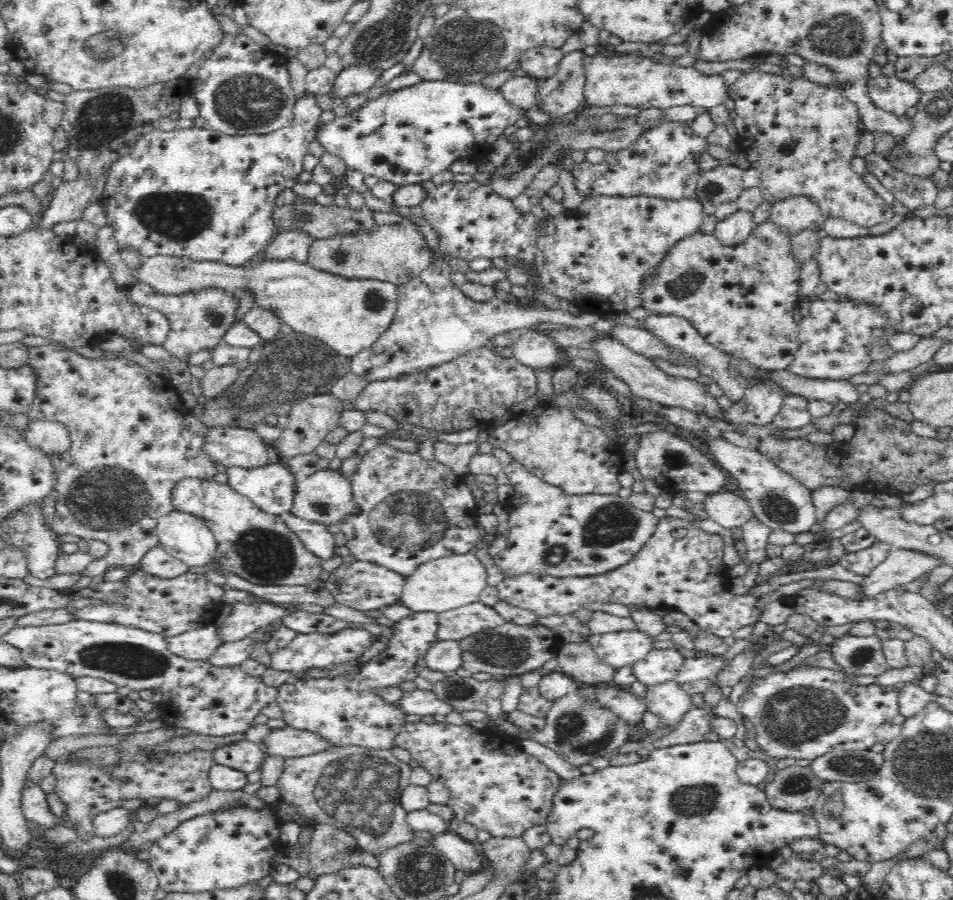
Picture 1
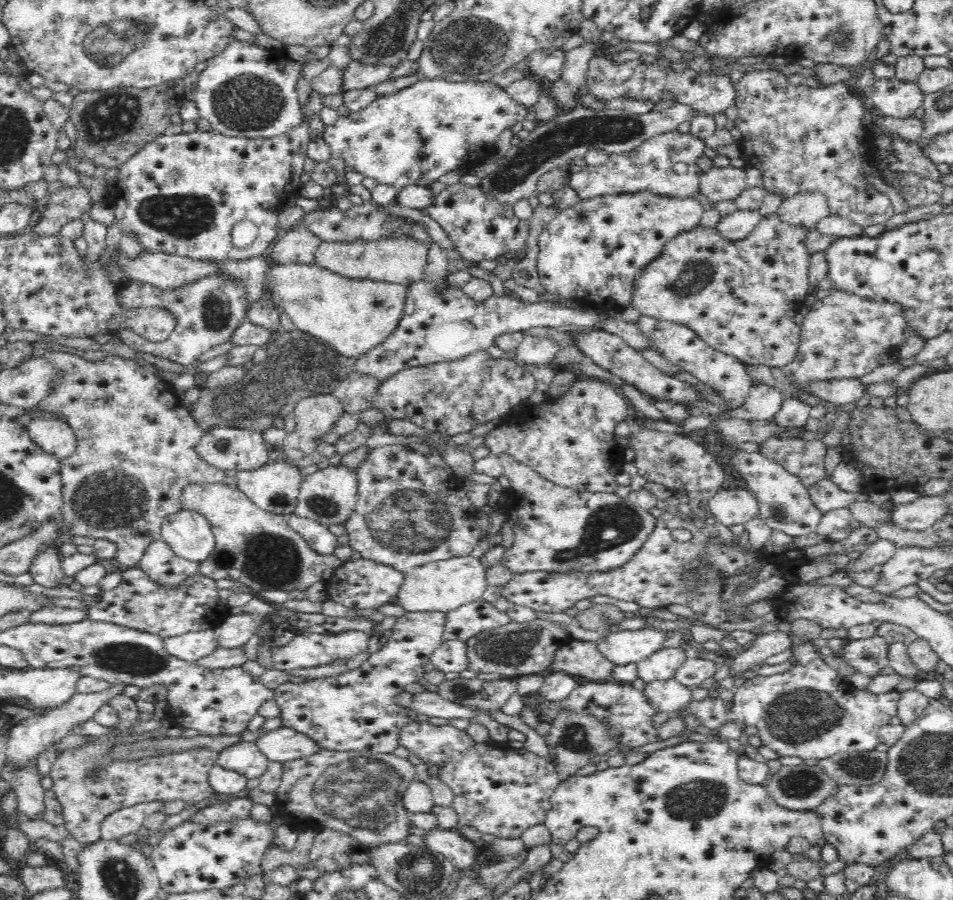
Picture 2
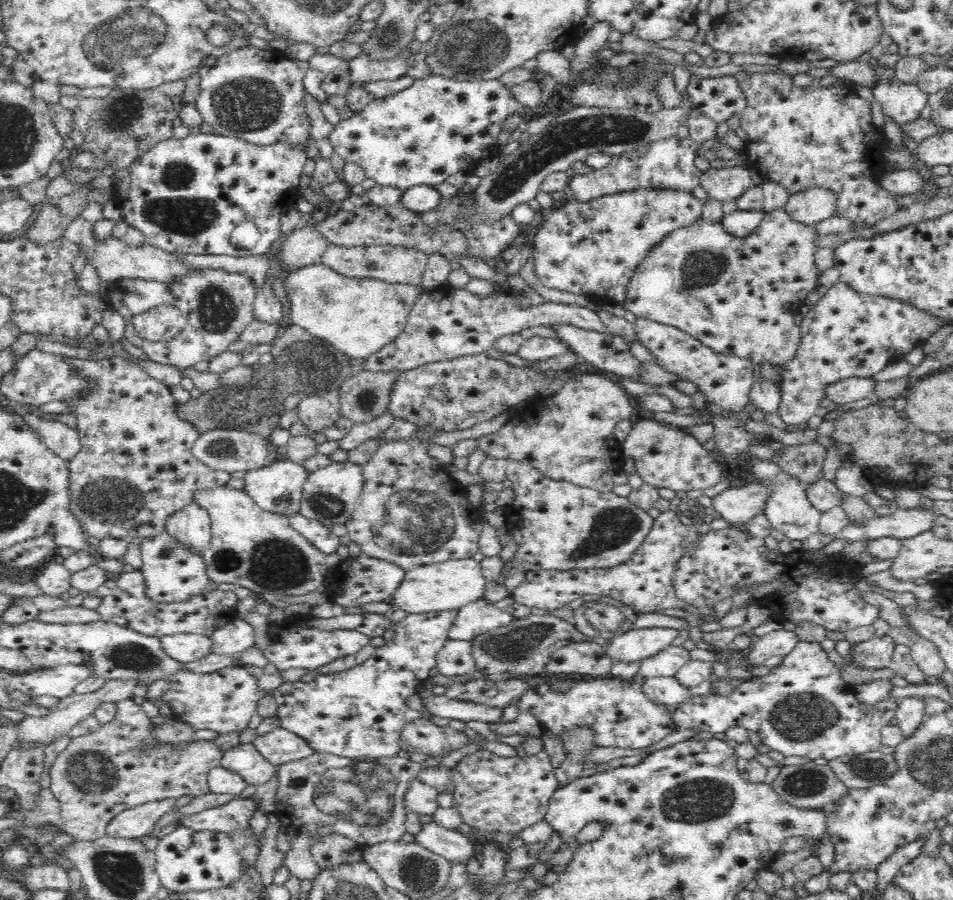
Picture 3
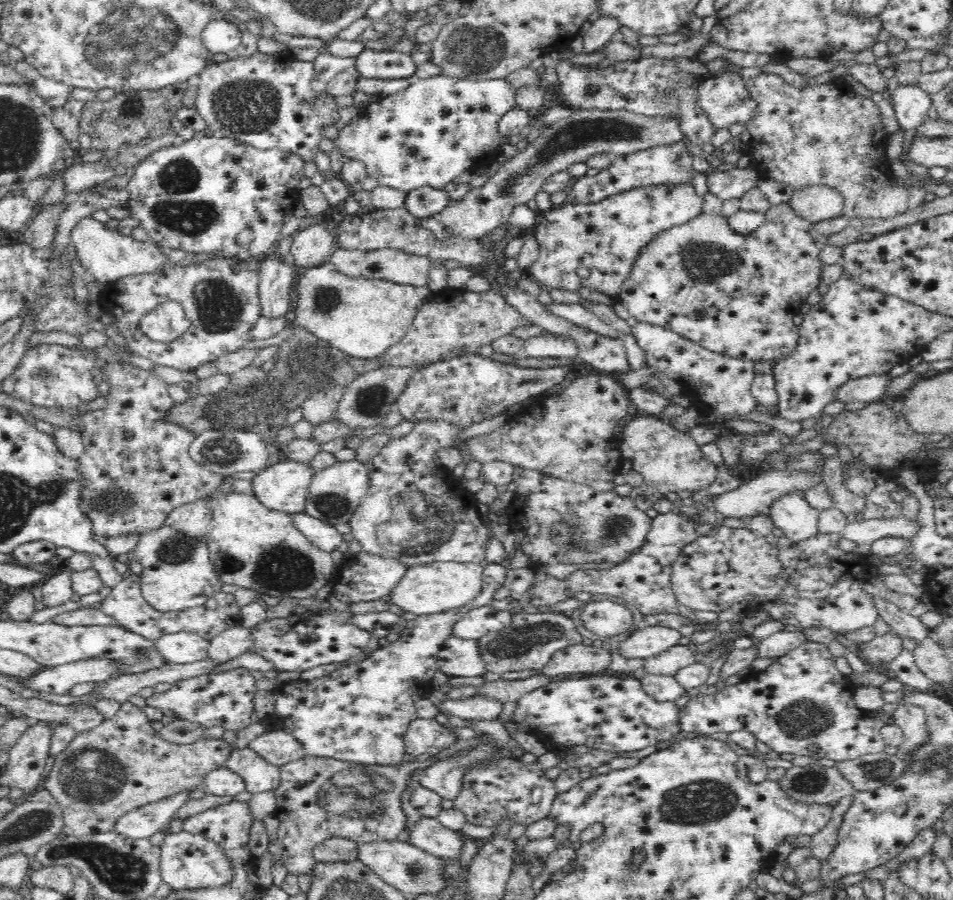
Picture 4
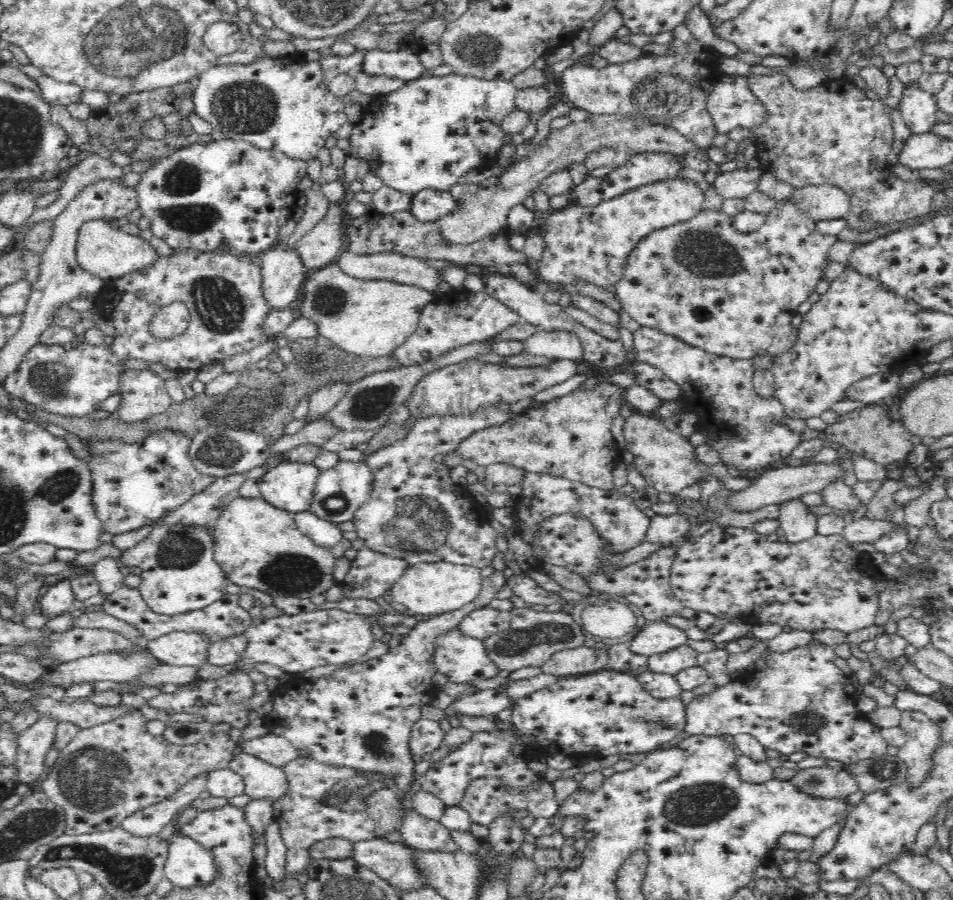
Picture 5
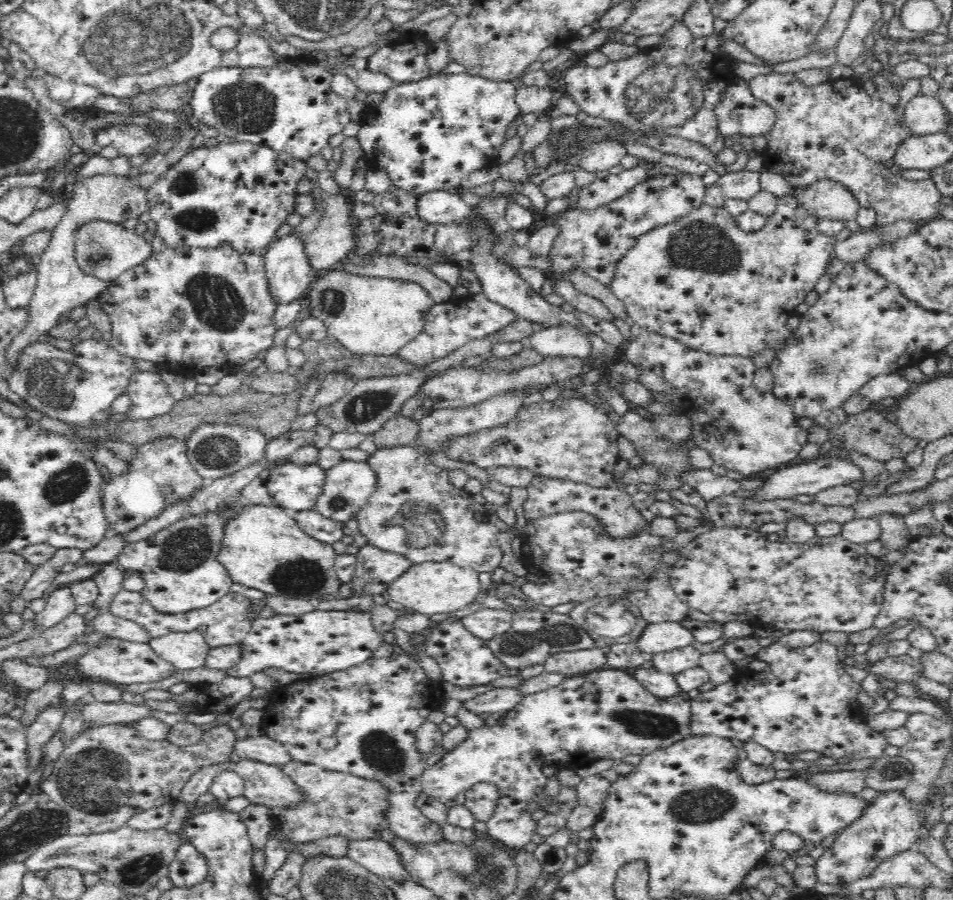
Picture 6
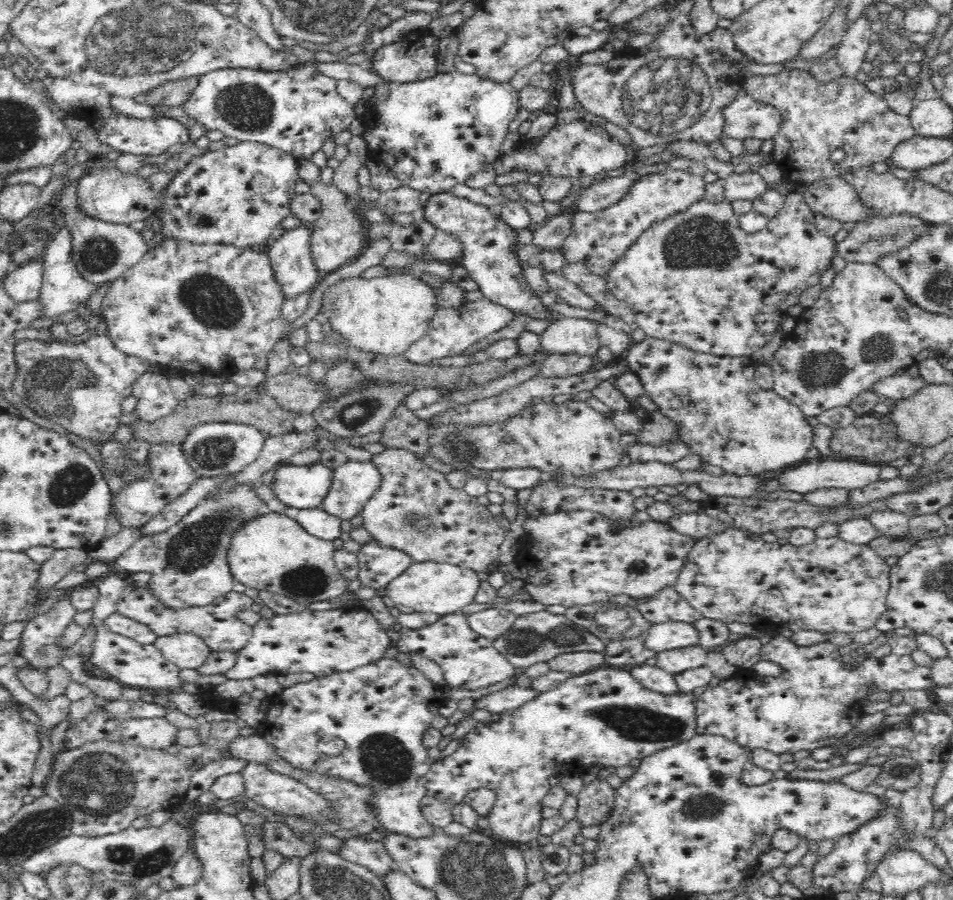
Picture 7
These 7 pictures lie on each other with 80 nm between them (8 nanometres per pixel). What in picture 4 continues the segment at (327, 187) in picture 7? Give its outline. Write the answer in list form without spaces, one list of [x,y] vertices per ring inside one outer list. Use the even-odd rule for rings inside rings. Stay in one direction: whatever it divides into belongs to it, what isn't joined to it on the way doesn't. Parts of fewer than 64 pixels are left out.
[[[323,220],[304,230],[299,229],[293,235],[289,252],[293,266],[303,271],[326,262],[327,256],[336,247],[334,237],[328,230],[328,222]]]

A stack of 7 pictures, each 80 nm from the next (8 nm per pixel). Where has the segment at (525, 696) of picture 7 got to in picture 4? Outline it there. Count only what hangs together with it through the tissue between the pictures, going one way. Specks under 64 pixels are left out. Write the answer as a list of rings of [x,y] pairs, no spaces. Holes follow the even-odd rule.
[[[470,696],[466,698],[444,698],[437,709],[446,716],[456,716],[464,720],[474,720],[477,725],[483,721],[498,719],[502,705],[487,696]]]

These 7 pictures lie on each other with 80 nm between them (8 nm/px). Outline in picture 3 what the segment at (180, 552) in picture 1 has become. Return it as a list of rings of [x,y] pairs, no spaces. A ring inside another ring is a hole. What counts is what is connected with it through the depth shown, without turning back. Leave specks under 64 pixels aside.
[[[191,503],[165,522],[165,530],[186,550],[202,556],[213,540],[211,518],[206,511]]]

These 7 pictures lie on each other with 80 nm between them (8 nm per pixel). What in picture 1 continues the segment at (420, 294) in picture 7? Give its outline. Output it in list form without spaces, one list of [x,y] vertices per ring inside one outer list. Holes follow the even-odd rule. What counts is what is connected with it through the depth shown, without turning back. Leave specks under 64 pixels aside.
[[[154,256],[142,259],[133,275],[164,295],[181,296],[208,289],[234,295],[236,300],[252,295],[256,308],[270,310],[278,318],[282,324],[281,335],[294,332],[319,339],[340,356],[350,359],[364,348],[370,348],[388,330],[398,304],[397,285],[389,280],[348,279],[316,270],[306,262],[294,259],[265,259],[250,266],[234,266],[223,262]]]

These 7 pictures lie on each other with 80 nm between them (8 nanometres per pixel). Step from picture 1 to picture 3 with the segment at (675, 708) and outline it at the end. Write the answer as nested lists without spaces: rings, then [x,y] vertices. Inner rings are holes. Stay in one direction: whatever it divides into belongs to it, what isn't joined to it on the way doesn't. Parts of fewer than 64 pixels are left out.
[[[676,677],[645,678],[642,684],[645,695],[662,706],[676,706],[688,701],[692,694]]]

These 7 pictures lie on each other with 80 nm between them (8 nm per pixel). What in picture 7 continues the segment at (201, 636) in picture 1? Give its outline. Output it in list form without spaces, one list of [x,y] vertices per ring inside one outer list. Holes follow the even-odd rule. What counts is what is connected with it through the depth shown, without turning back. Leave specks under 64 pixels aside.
[[[174,633],[158,637],[153,645],[167,661],[173,662],[180,670],[200,668],[211,651],[204,639],[194,633]]]

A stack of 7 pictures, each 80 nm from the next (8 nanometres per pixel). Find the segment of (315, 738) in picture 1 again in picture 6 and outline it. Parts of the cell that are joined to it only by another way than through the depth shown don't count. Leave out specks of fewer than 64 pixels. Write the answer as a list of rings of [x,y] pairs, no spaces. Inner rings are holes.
[[[266,734],[237,740],[234,752],[240,758],[253,758],[279,767],[292,760],[292,753],[284,747],[282,741],[274,740]]]

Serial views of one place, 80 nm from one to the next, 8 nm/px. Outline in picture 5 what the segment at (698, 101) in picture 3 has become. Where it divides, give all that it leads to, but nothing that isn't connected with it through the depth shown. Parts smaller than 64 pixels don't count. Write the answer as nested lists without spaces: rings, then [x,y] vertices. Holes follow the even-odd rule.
[[[722,74],[707,91],[705,107],[720,134],[737,127],[751,130],[766,120],[763,104],[750,90],[744,75]]]

